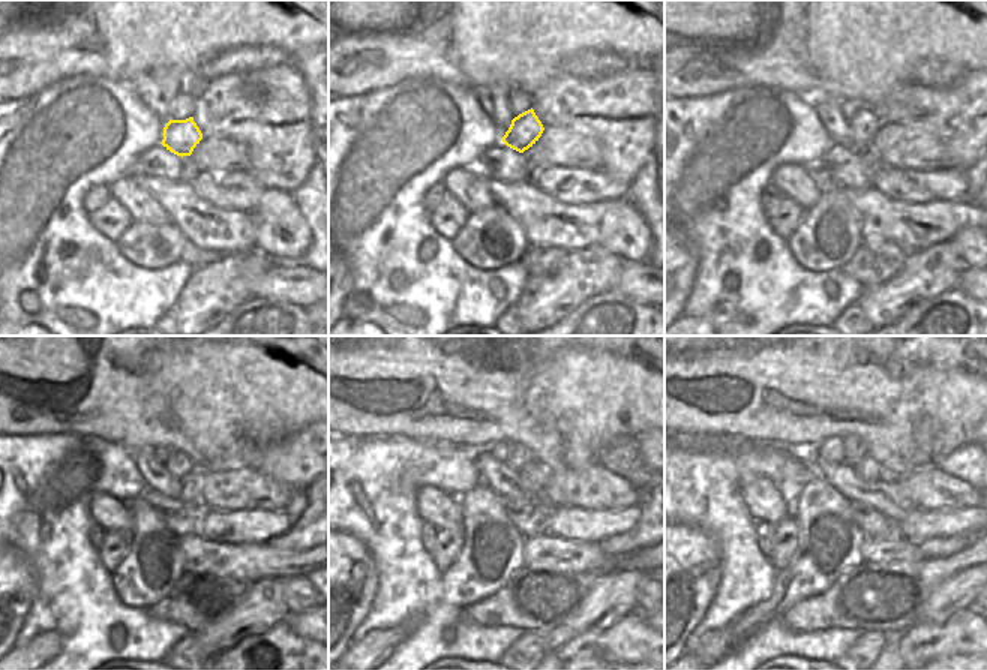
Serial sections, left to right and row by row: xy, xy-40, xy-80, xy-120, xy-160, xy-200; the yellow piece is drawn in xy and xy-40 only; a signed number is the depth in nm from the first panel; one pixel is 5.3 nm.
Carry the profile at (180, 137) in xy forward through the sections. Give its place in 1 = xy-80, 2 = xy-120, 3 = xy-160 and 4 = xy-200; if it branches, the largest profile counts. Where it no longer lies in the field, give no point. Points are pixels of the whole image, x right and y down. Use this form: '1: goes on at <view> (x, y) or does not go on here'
1: goes on at xy-80 (864, 125)
2: goes on at xy-120 (179, 463)
3: goes on at xy-160 (518, 456)
4: goes on at xy-200 (855, 448)

